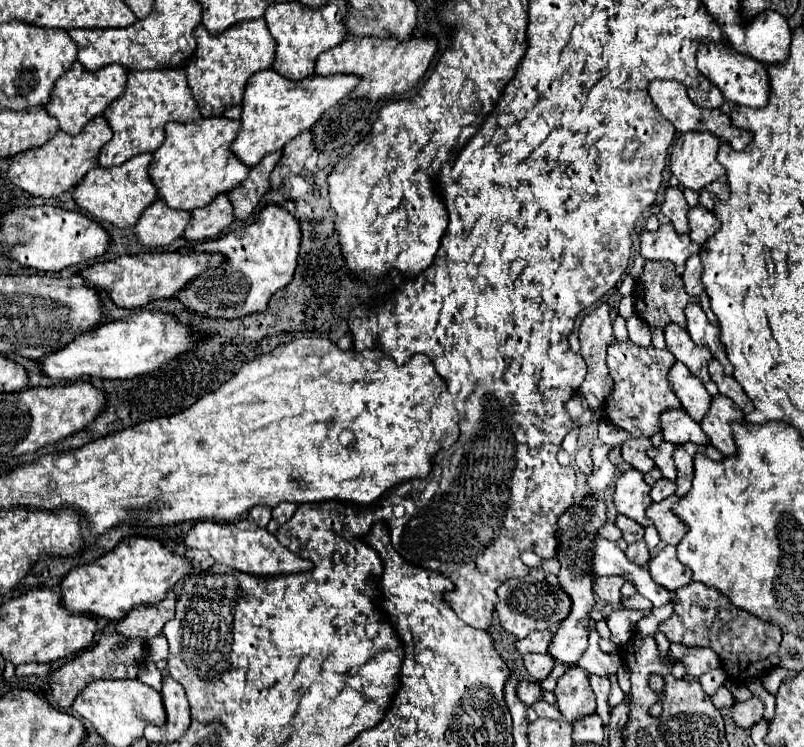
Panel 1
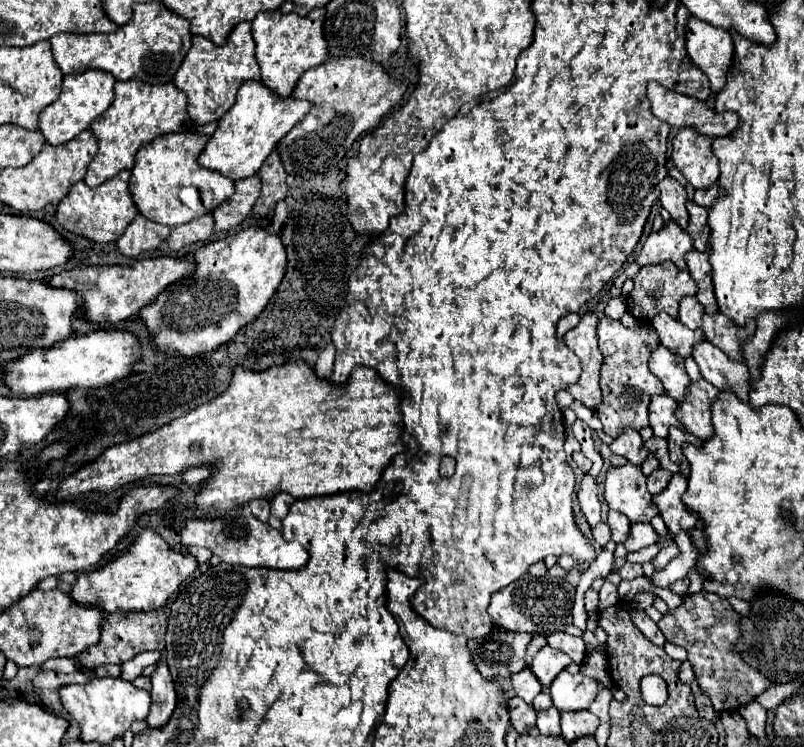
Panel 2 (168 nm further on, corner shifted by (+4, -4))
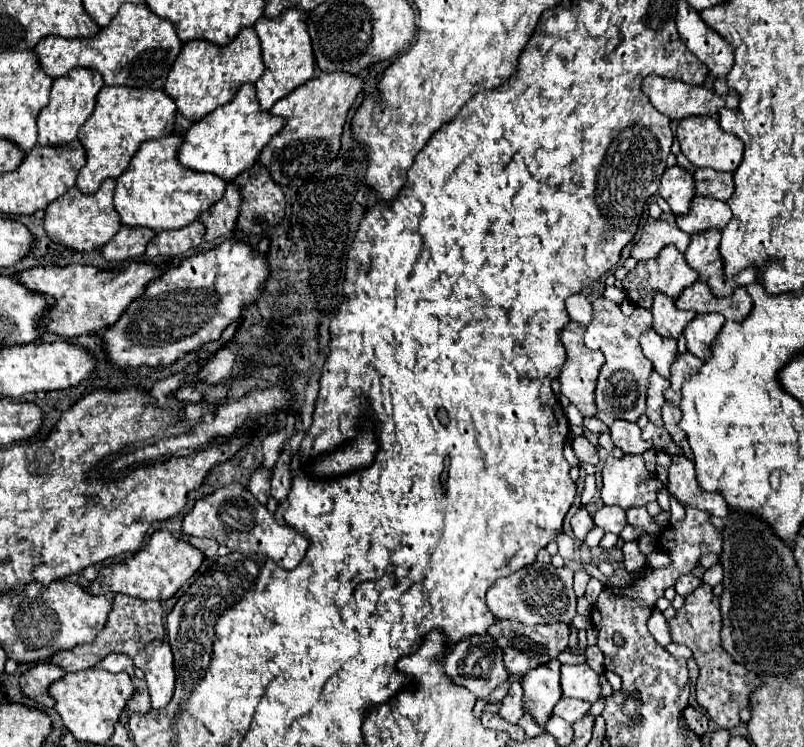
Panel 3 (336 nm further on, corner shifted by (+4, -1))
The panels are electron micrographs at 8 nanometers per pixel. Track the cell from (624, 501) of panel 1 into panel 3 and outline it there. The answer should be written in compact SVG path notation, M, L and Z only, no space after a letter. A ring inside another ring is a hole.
M609 455L605 465L603 465L601 501L605 505L617 505L621 509L647 505L649 501L655 501L655 495L657 495L659 487L661 487L661 481L645 469L641 455L623 455L621 459L615 459L613 455Z

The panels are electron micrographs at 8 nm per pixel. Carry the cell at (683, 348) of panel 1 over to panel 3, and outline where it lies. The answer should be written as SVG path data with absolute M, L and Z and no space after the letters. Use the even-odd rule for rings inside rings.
M659 291L653 297L651 313L653 313L653 329L663 337L673 337L673 339L677 339L683 333L685 325L697 315L693 309L689 311L677 309L673 299Z

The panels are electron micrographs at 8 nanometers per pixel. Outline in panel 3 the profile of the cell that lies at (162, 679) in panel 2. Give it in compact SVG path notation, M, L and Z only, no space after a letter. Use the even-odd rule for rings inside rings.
M149 641L135 657L135 667L145 673L145 681L149 687L149 695L153 701L153 709L165 707L175 689L175 669L173 669L173 653L169 643L163 641Z

